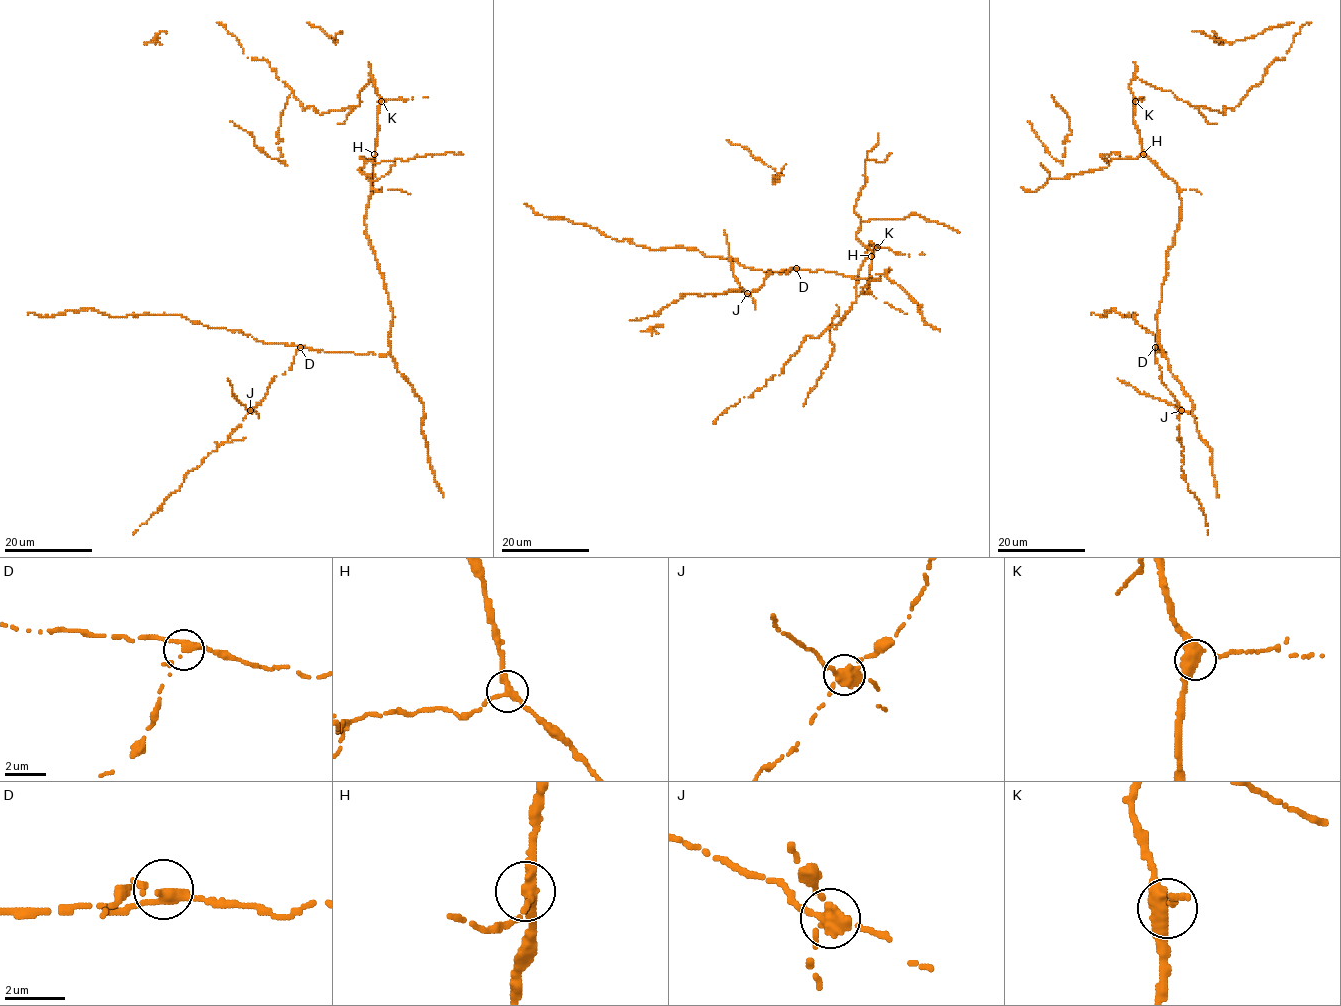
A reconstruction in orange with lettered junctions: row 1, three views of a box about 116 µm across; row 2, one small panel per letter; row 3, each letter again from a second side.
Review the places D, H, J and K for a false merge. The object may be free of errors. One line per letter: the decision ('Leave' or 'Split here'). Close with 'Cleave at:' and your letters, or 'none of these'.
D: Leave
H: Leave
J: Split here
K: Leave
Cleave at: J

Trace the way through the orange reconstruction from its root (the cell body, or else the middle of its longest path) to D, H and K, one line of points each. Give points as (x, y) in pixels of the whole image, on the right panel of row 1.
D: (1180, 217), (1165, 256), (1166, 274), (1158, 313), (1159, 344), (1161, 355), (1165, 355), (1155, 347)
H: (1180, 217), (1182, 202), (1177, 185), (1143, 154)
K: (1180, 217), (1182, 202), (1177, 185), (1143, 151), (1133, 120), (1135, 101)

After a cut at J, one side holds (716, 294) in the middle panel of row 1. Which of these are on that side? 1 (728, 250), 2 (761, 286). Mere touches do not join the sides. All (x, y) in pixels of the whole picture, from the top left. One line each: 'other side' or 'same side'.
1: other side
2: same side

